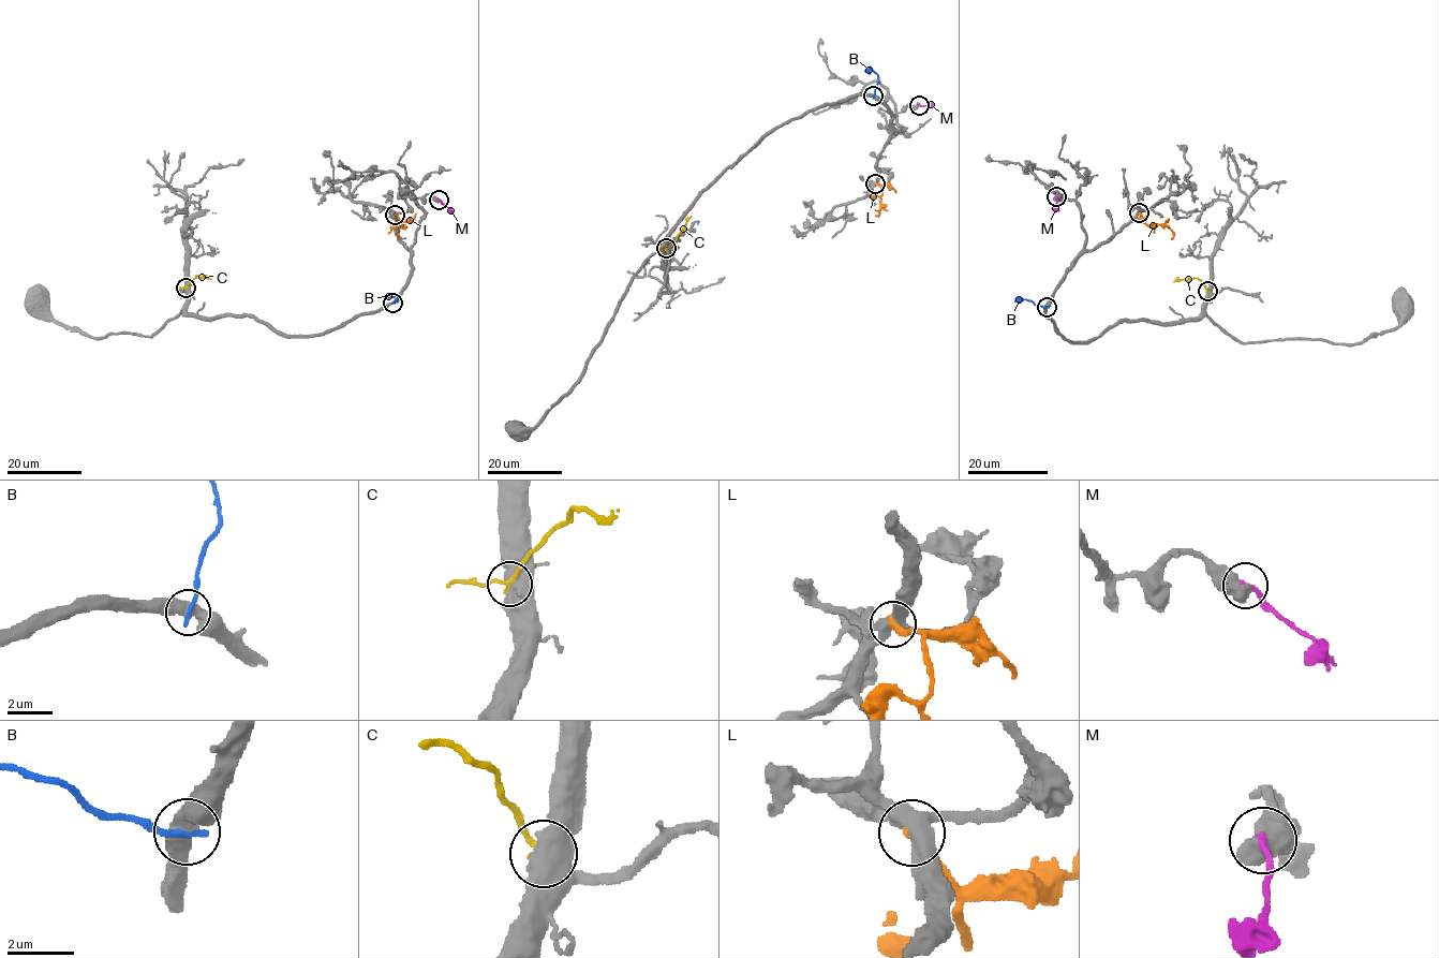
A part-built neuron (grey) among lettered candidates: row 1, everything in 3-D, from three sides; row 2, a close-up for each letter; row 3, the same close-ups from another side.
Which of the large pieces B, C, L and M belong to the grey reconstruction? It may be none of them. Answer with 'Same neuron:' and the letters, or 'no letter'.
Same neuron: no letter

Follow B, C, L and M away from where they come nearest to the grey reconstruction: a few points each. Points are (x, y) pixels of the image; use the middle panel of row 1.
B: (873, 97), (878, 77), (872, 70), (864, 71)
C: (666, 248), (691, 216)
L: (876, 183), (881, 191), (879, 212)
M: (919, 105), (933, 103)

